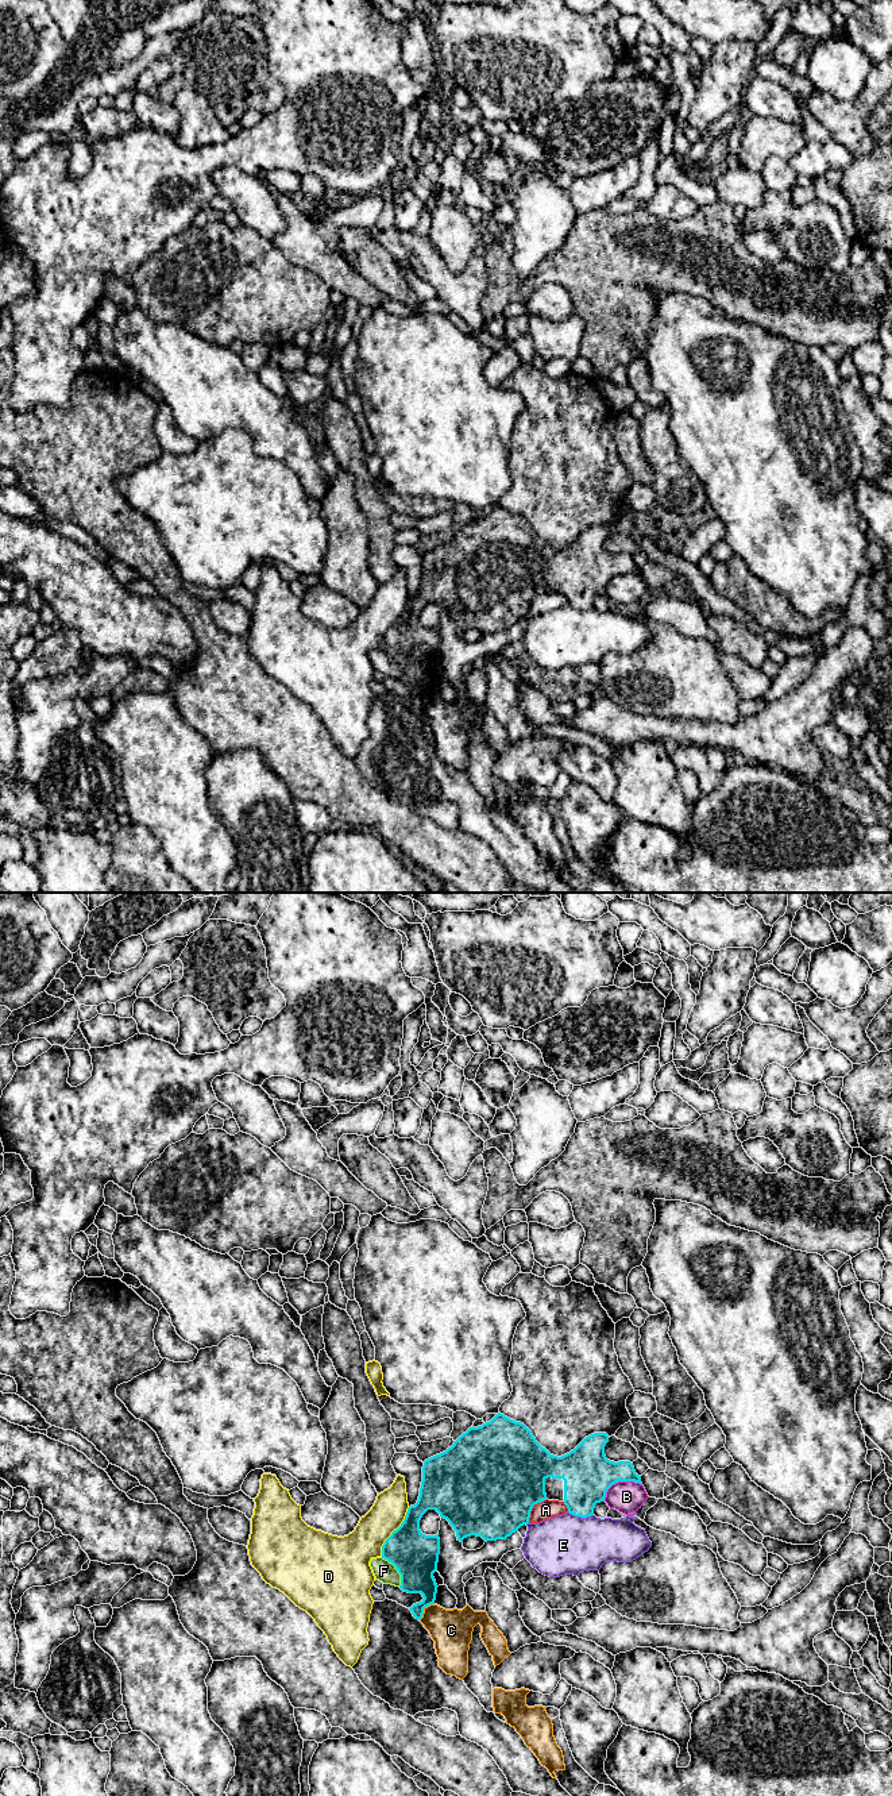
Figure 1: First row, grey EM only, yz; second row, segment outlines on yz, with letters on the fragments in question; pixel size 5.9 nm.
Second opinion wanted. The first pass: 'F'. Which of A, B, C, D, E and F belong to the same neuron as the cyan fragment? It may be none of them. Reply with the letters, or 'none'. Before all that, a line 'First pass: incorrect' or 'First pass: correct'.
First pass: incorrect
none

